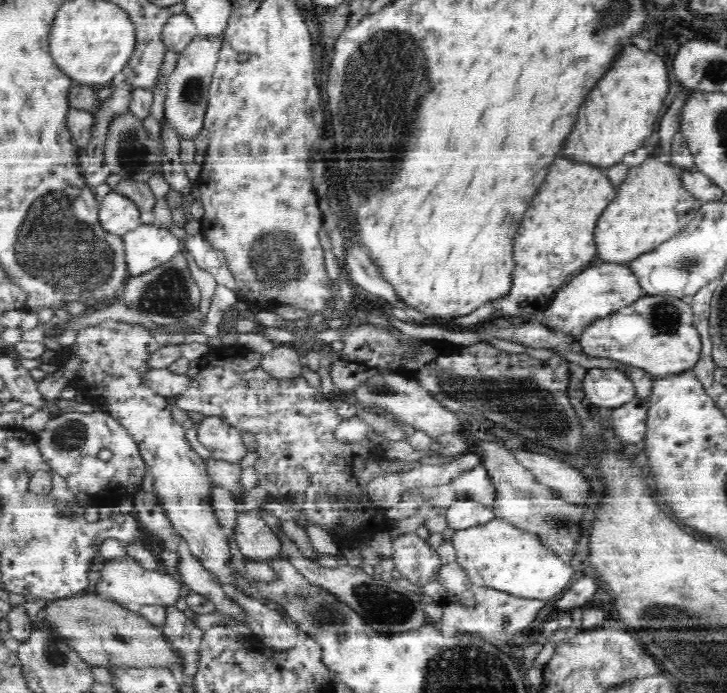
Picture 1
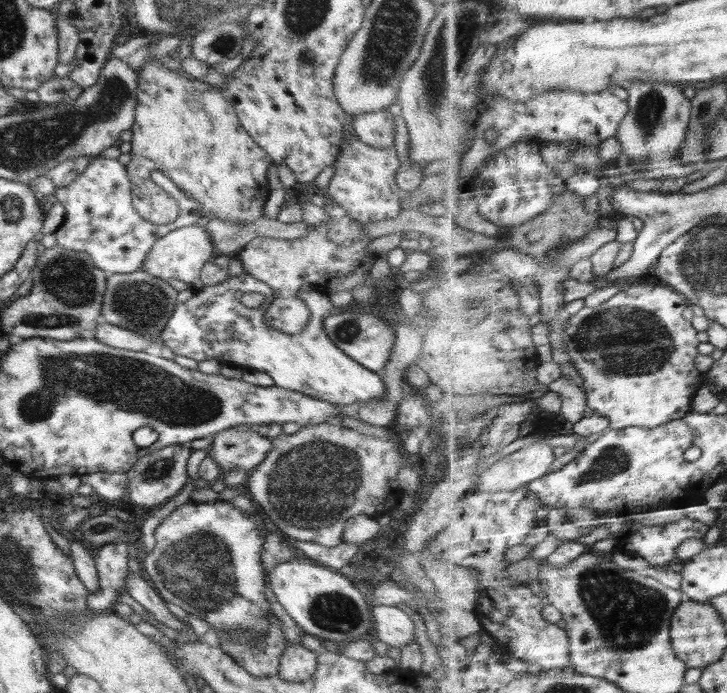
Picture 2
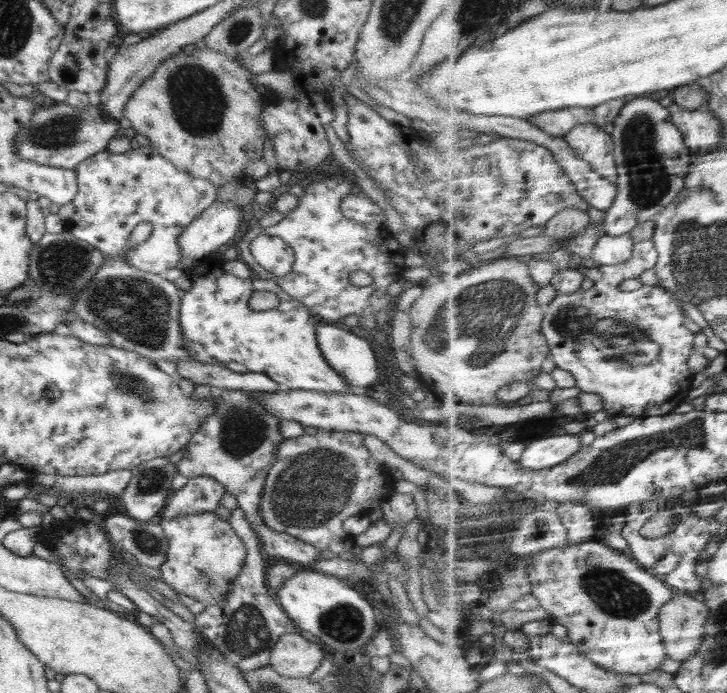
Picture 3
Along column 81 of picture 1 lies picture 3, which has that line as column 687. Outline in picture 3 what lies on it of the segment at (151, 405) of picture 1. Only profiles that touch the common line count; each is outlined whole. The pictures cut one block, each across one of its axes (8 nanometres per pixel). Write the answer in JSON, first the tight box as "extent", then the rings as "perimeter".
{"extent":[543,239,696,418],"perimeter":[[[653,239],[638,242],[634,256],[626,262],[608,266],[608,278],[586,291],[559,293],[548,305],[543,322],[543,334],[551,346],[551,355],[557,368],[567,370],[577,379],[577,386],[586,393],[596,393],[604,401],[604,411],[613,416],[648,418],[666,416],[688,398],[693,390],[690,360],[696,352],[694,332],[684,326],[682,300],[672,291],[657,286],[643,285],[635,291],[620,290],[630,278],[640,278],[646,270],[659,262],[659,250]]]}

